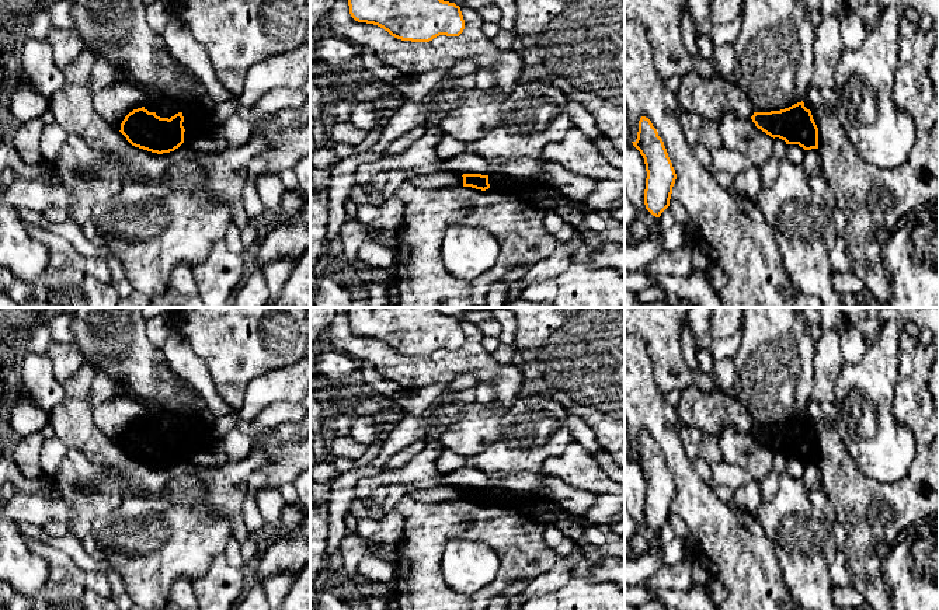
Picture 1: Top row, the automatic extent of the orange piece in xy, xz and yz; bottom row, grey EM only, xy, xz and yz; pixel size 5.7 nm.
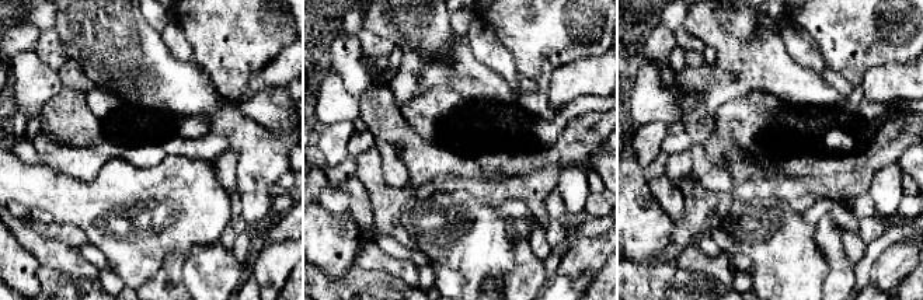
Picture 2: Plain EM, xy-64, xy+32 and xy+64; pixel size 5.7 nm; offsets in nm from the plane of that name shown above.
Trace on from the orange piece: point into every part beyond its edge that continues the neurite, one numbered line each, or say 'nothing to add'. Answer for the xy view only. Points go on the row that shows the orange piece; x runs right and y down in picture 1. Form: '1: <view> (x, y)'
1: xy (197, 118)

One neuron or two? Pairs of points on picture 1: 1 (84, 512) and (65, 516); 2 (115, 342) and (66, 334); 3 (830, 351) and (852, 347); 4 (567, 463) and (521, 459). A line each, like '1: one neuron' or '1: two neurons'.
1: two neurons
2: two neurons
3: two neurons
4: two neurons

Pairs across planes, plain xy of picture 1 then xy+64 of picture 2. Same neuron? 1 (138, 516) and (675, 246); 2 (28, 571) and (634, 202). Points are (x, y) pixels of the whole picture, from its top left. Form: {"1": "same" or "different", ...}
{"1": "different", "2": "same"}

